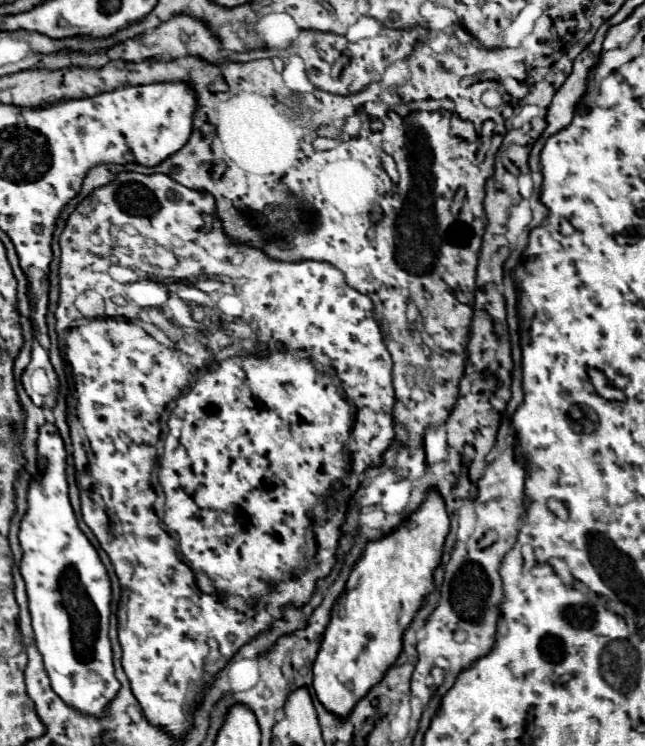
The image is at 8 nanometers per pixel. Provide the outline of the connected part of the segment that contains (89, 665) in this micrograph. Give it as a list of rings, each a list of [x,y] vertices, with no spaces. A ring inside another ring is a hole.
[[[42,425],[38,429],[38,457],[44,461],[44,471],[36,481],[30,481],[28,487],[28,509],[20,521],[20,547],[22,547],[22,561],[20,573],[26,583],[28,593],[28,607],[32,615],[32,631],[36,647],[44,659],[44,669],[50,677],[52,689],[74,709],[102,717],[104,707],[114,699],[120,689],[118,679],[114,677],[114,665],[110,639],[108,639],[108,617],[110,617],[110,579],[108,573],[90,545],[86,535],[80,531],[78,521],[74,517],[69,499],[69,486],[66,483],[66,449],[62,437],[56,427]]]

